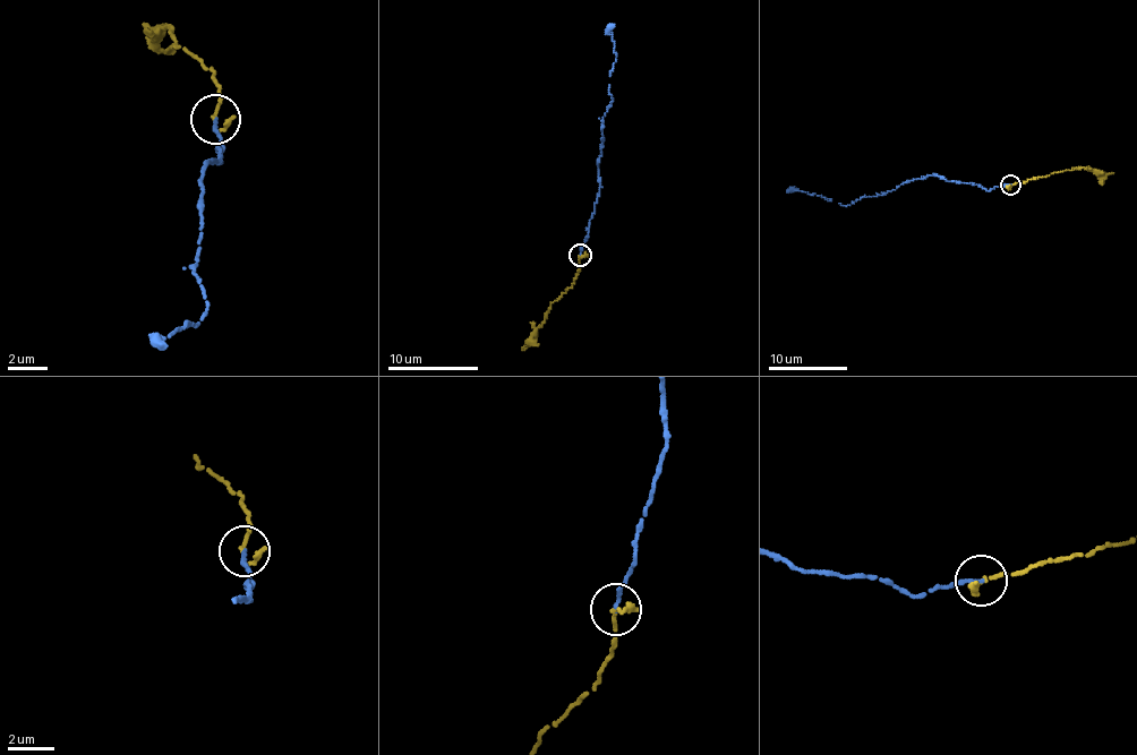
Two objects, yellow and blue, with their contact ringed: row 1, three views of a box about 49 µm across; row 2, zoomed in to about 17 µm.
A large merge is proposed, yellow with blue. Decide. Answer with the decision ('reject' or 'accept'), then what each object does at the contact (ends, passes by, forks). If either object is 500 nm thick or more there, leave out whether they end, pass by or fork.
accept; yellow ends there; blue ends there

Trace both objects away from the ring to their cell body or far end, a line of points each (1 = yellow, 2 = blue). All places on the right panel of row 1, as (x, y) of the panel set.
1: (1010, 187), (1068, 170), (1086, 168), (1113, 172)
2: (1010, 185), (986, 190), (974, 183), (928, 176), (846, 206), (815, 194), (794, 189), (787, 192)

